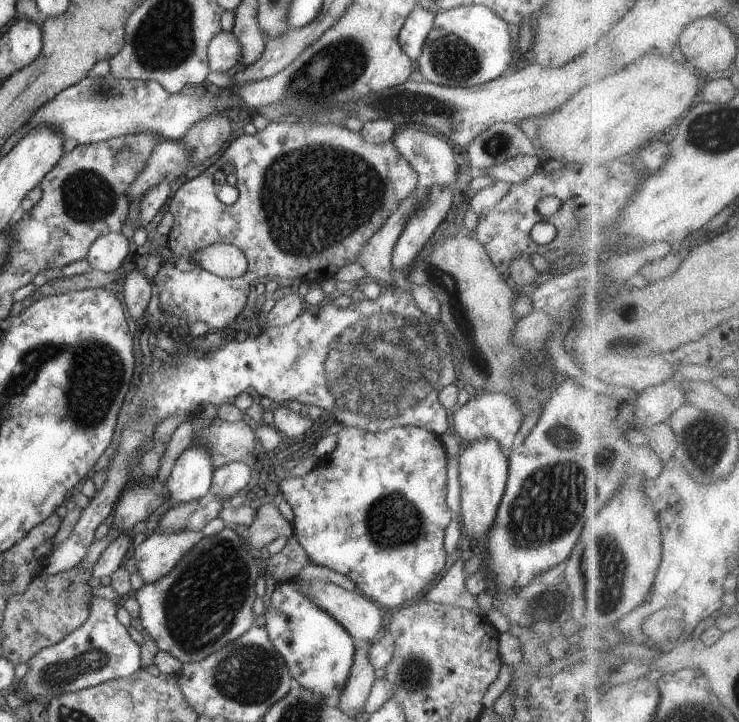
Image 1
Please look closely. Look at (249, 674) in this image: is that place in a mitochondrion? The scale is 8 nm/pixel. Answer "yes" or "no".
yes

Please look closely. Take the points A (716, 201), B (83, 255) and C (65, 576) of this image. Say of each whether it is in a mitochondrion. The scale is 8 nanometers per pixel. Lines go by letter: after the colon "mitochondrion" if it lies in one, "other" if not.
A: other
B: other
C: other

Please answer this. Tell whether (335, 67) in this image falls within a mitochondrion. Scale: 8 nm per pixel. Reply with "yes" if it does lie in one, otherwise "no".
yes

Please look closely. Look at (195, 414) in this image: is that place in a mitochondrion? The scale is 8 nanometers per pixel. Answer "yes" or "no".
no

